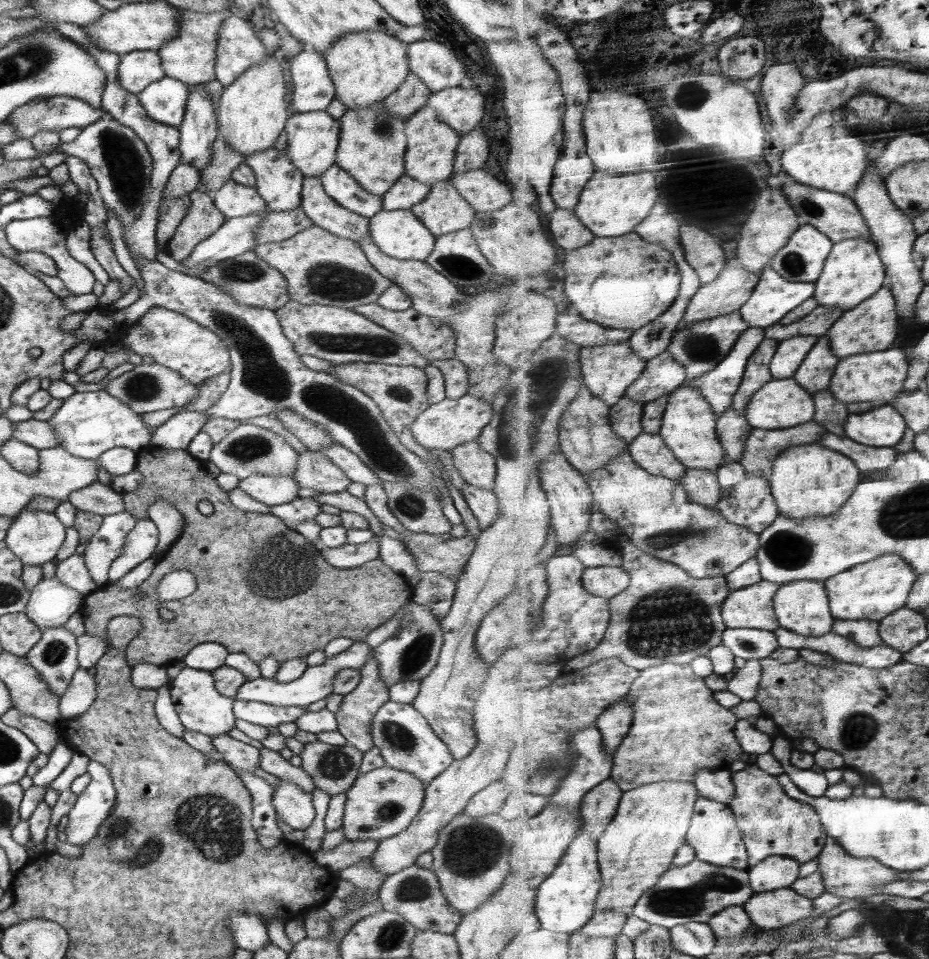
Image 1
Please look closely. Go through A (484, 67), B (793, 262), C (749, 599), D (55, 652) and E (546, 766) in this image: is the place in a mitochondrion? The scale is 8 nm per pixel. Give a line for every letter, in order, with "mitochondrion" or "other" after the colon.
A: other
B: mitochondrion
C: other
D: mitochondrion
E: mitochondrion

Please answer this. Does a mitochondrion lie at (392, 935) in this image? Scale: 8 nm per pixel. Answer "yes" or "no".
yes

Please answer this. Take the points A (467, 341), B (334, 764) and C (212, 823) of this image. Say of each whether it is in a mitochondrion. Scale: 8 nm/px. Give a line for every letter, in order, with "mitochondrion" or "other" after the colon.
A: other
B: mitochondrion
C: mitochondrion

